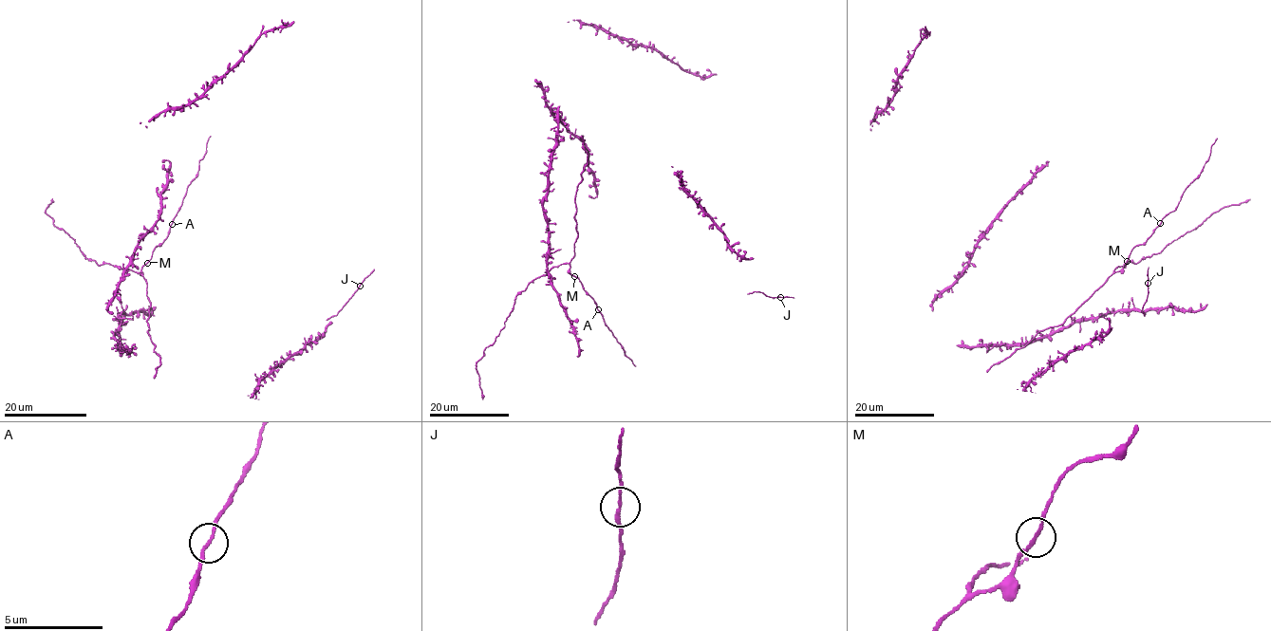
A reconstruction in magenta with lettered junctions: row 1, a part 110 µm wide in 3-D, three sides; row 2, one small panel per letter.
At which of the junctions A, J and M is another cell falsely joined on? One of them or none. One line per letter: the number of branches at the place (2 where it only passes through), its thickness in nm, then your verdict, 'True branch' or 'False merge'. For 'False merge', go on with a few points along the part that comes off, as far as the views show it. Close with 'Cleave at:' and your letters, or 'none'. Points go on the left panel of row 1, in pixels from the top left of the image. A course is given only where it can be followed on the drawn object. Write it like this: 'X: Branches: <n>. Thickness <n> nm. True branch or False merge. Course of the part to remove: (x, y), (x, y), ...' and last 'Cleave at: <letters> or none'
A: Branches: 2. Thickness 130 nm. True branch
J: Branches: 2. Thickness 170 nm. True branch
M: Branches: 2. Thickness 170 nm. True branch
Cleave at: none

